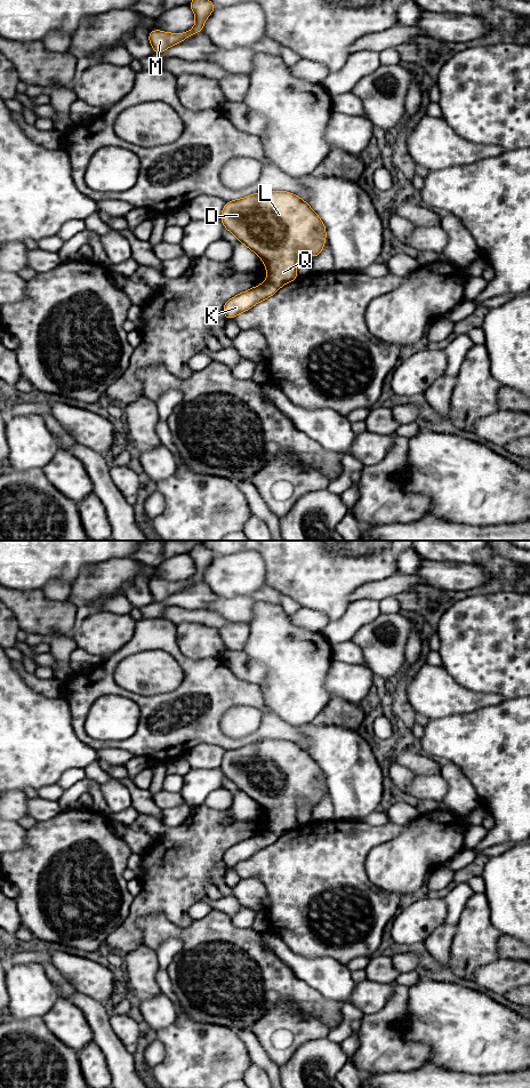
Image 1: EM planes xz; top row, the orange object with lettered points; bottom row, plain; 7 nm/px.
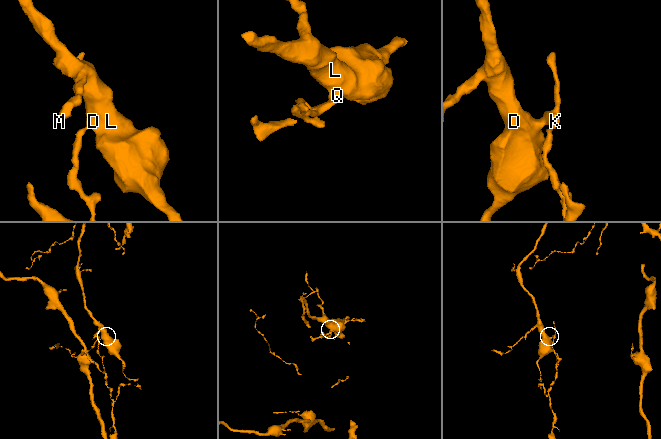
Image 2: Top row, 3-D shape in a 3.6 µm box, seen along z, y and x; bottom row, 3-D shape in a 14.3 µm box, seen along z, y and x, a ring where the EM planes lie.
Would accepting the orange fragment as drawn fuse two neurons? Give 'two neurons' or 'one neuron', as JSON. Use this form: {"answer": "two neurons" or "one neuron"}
{"answer": "two neurons"}

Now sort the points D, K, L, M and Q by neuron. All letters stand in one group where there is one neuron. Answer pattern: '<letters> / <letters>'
D L M Q / K

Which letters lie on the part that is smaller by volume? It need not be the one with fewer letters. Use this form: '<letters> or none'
K

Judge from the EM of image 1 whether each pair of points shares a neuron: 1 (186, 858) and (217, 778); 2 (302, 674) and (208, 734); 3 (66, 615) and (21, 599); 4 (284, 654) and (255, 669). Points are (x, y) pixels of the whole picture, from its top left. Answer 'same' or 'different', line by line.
1: different
2: different
3: same
4: different

